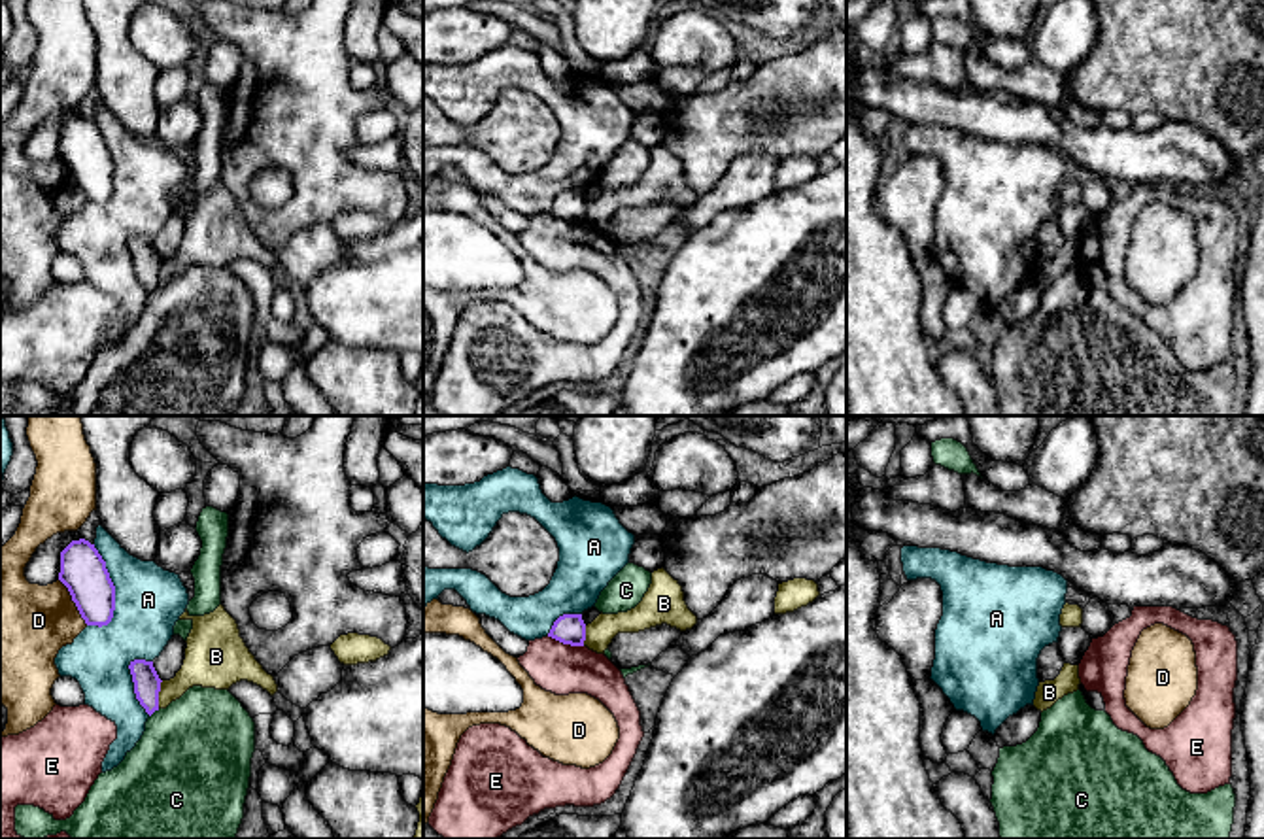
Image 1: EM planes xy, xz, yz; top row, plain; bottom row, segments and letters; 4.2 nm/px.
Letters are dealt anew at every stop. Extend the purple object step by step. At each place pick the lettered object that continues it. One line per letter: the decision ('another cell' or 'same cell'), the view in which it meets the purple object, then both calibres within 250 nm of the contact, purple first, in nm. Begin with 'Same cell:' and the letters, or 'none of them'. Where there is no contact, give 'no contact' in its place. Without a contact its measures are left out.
Same cell: none of them
A: another cell | xy | 190/280 nm
B: another cell | xy | 110/200 nm
C: another cell | xy | 110/460 nm
D: another cell | xy | 190/380 nm
E: another cell | xz | 130/220 nm

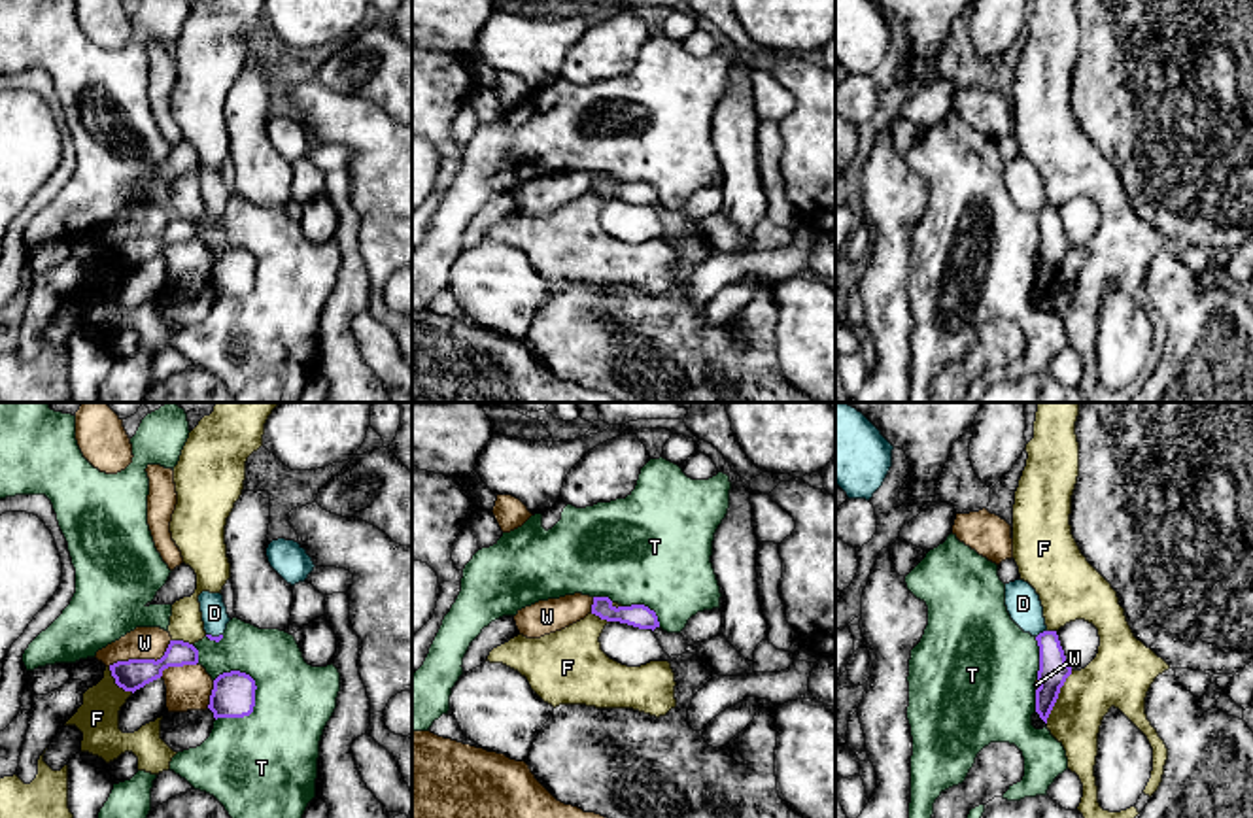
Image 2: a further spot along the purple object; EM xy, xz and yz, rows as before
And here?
Same cell: D
D: same cell | yz | 130/150 nm
F: another cell | yz | 130/240 nm
T: another cell | xy | 190/460 nm
W: another cell | xy | 130/140 nm

